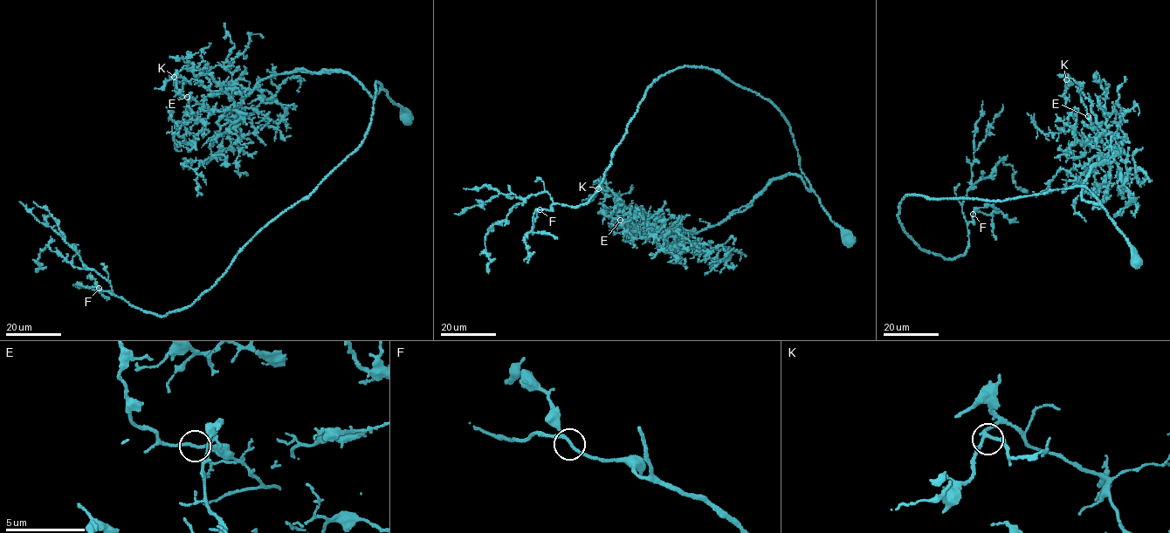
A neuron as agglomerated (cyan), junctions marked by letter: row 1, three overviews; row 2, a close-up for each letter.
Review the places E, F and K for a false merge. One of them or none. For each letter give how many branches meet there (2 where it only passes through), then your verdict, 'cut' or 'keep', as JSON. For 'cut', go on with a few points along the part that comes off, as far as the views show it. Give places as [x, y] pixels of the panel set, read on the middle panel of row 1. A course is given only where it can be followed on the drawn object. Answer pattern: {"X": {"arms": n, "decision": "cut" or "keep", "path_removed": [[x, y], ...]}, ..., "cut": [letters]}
{"E": {"arms": 3, "decision": "keep"}, "F": {"arms": 3, "decision": "keep"}, "K": {"arms": 3, "decision": "keep"}, "cut": []}

